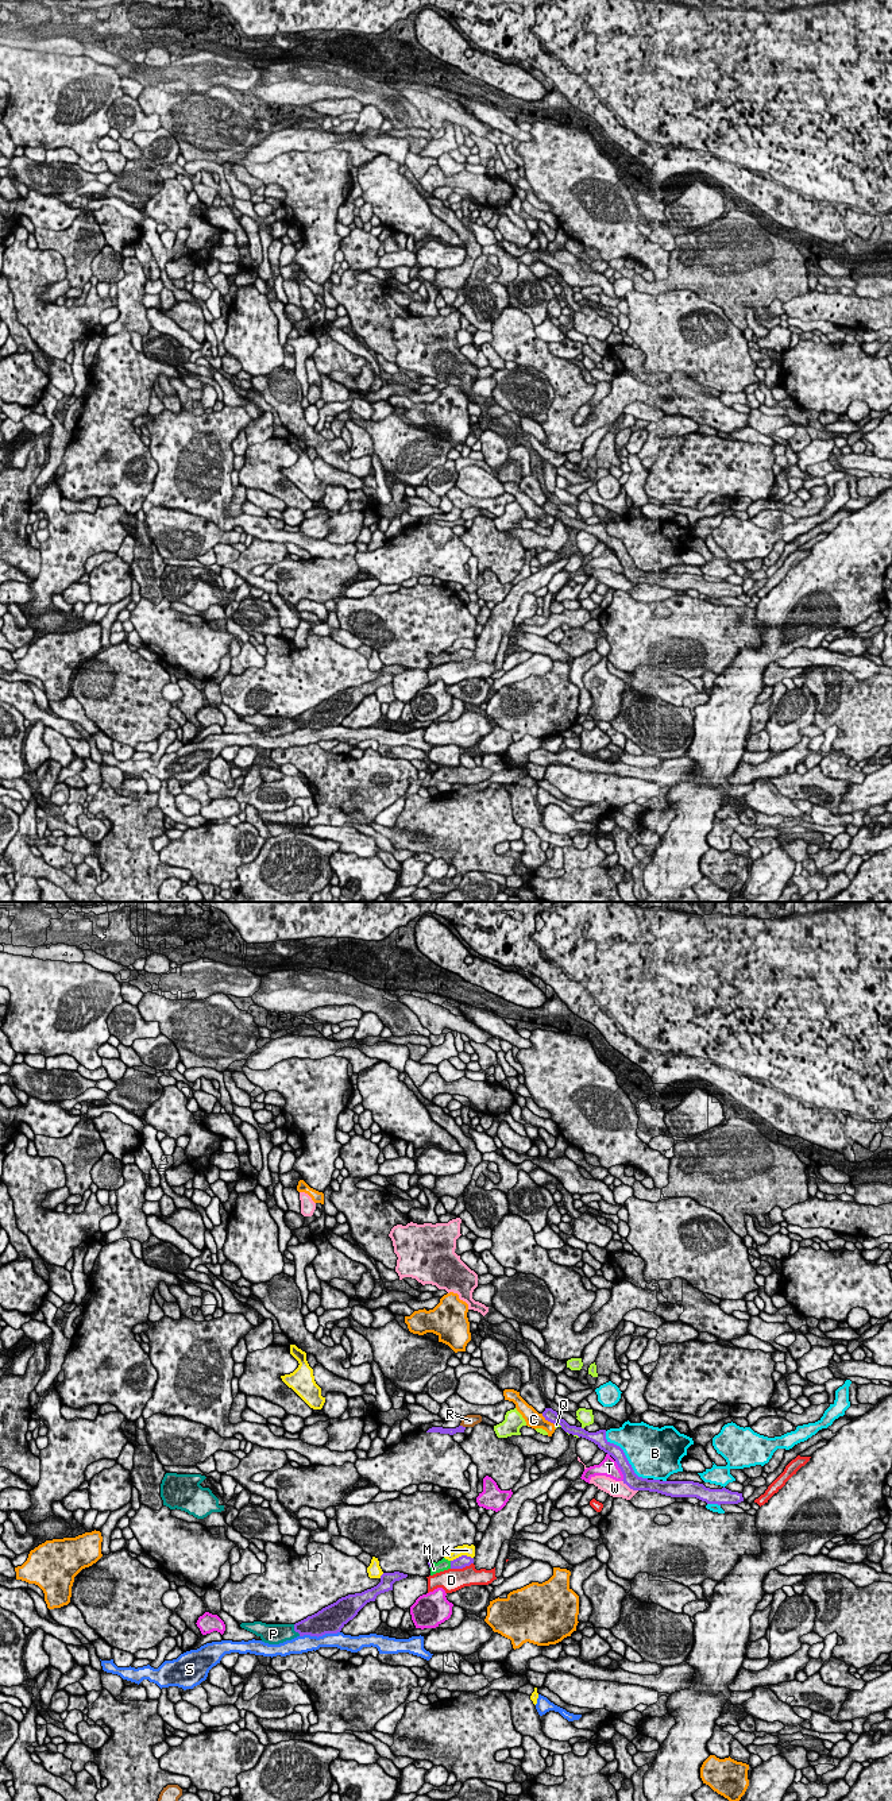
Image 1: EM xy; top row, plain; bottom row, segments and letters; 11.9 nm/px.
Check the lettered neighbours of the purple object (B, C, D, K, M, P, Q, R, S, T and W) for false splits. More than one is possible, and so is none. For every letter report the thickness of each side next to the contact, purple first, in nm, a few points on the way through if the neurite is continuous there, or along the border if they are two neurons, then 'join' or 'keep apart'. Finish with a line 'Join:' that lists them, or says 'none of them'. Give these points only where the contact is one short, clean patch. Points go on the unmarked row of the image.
B: calibres 160 and 480 nm; keep apart
C: calibres 140 and 200 nm; keep apart
D: calibres 140 and 280 nm; keep apart
K: calibres 140 and 130 nm; keep apart
M: calibres 140 and 130 nm; join
P: calibres 260 and 260 nm; keep apart
Q: calibres 160 and 180 nm; border xy (580, 520), (583, 521); keep apart
R: calibres 90 and 160 nm; keep apart
S: calibres 320 and 200 nm; keep apart
T: calibres 180 and 220 nm; keep apart
W: calibres 180 and 190 nm; keep apart
Join: M

